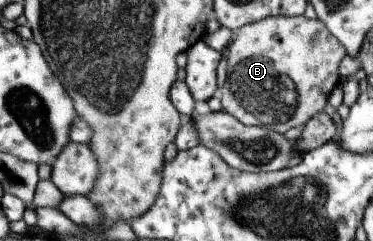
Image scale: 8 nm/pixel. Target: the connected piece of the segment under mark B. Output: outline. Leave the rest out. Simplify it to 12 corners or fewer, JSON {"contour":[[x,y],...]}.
{"contour":[[318,17],[234,30],[223,110],[277,133],[330,110],[347,47]]}

